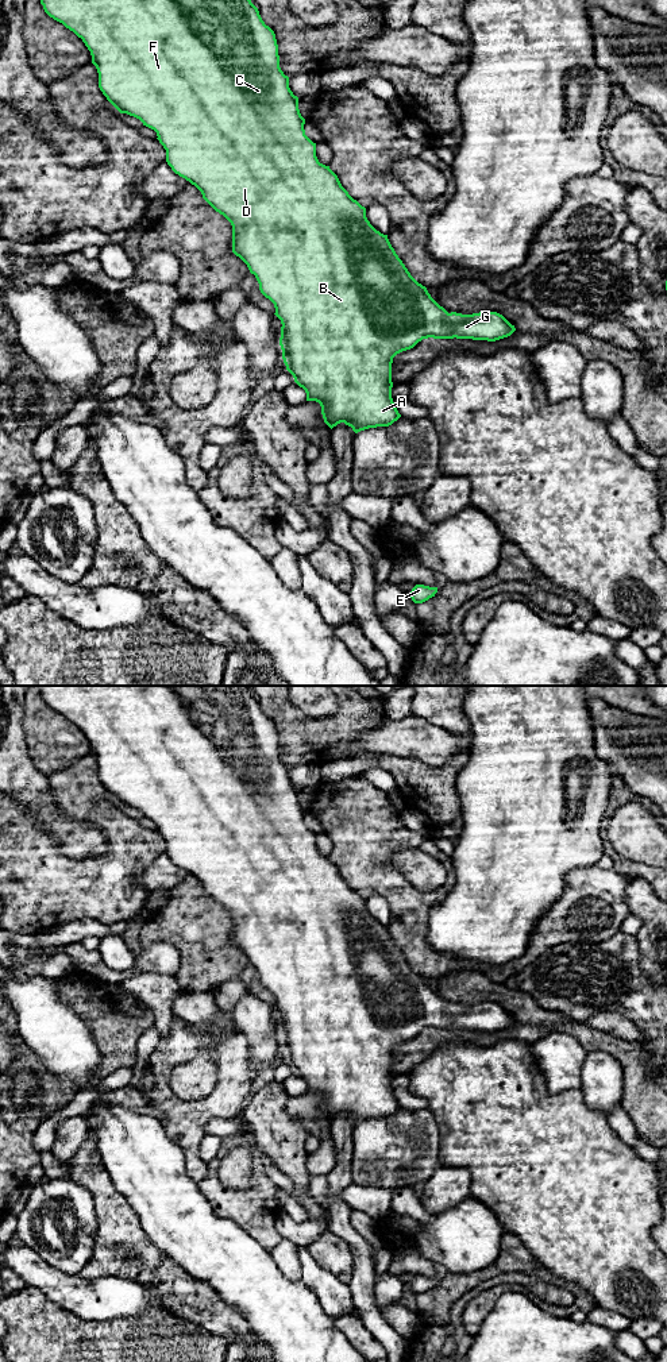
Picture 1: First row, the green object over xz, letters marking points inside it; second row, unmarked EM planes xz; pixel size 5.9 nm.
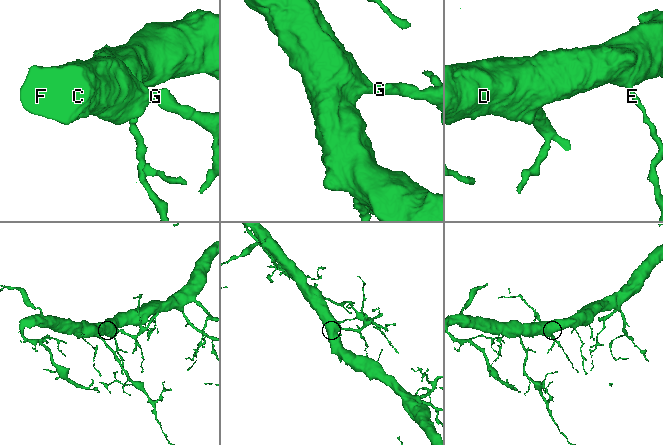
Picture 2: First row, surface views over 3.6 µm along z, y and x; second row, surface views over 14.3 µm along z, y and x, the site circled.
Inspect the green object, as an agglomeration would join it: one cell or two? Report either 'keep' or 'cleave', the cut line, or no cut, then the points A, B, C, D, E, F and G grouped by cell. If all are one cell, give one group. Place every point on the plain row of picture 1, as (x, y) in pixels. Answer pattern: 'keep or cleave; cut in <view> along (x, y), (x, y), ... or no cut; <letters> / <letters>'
keep; no cut; A B C D E F G

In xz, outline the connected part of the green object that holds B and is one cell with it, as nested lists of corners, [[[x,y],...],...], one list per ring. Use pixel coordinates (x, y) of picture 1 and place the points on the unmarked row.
[[[36,686],[45,703],[62,714],[82,730],[92,746],[99,764],[99,779],[107,791],[120,803],[139,810],[143,817],[157,823],[157,830],[166,841],[166,853],[180,868],[194,876],[203,890],[232,917],[232,944],[239,948],[255,966],[261,984],[275,999],[281,1011],[279,1037],[286,1061],[294,1073],[306,1084],[306,1092],[321,1097],[324,1114],[332,1120],[340,1114],[351,1118],[355,1124],[377,1118],[389,1118],[397,1112],[398,1104],[392,1089],[393,1049],[413,1039],[423,1030],[473,1030],[496,1033],[510,1027],[516,1019],[497,1003],[462,1006],[448,1004],[408,962],[392,938],[388,926],[377,922],[366,908],[366,899],[354,891],[342,877],[338,867],[319,853],[316,834],[304,821],[305,810],[298,800],[298,788],[289,779],[289,768],[279,759],[278,736],[274,722],[265,715],[258,699],[246,686]]]

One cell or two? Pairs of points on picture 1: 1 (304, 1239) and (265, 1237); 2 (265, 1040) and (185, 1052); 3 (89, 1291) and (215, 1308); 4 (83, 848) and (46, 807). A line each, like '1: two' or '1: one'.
1: two
2: two
3: two
4: one

